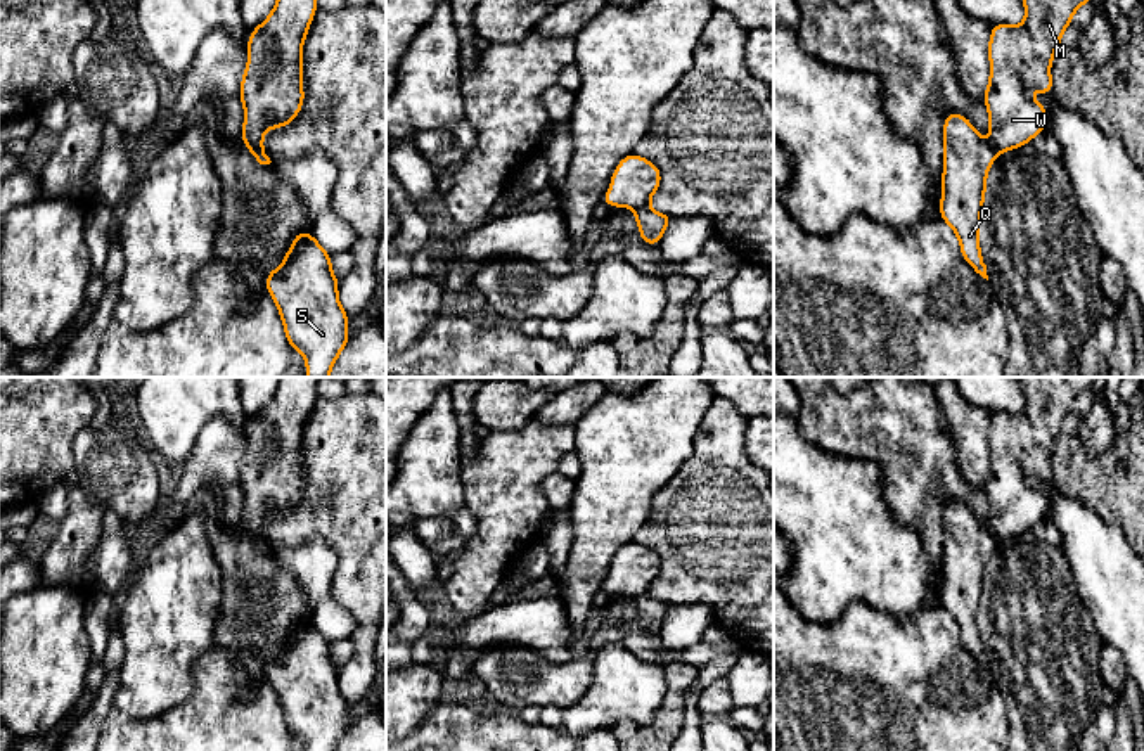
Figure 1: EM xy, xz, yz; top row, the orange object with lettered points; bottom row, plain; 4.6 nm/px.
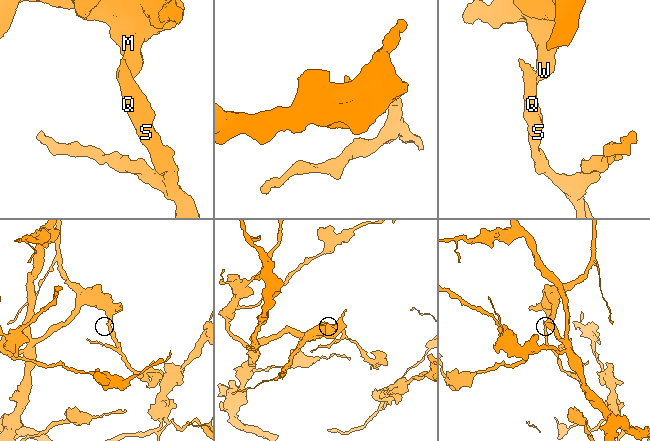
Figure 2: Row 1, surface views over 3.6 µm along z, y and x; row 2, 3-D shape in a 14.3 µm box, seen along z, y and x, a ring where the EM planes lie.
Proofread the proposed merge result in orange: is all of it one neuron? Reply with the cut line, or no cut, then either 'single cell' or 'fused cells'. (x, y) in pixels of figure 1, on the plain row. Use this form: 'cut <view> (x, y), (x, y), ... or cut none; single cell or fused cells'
cut xy (244, 528), (260, 533); fused cells

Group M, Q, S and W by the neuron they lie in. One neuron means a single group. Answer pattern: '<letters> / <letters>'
M W / Q S

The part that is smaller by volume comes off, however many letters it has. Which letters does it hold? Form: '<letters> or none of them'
Q, S

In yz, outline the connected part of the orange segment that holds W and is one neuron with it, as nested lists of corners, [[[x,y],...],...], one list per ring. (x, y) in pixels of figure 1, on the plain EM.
[[[1019,377],[1025,391],[1021,414],[992,412],[988,429],[990,467],[983,483],[988,497],[990,531],[997,542],[1019,536],[1049,514],[1044,491],[1033,488],[1026,478],[1052,481],[1051,452],[1061,424],[1071,414],[1073,401],[1094,388],[1096,377]]]

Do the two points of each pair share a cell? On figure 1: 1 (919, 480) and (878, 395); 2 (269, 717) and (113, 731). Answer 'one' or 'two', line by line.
1: one
2: one

